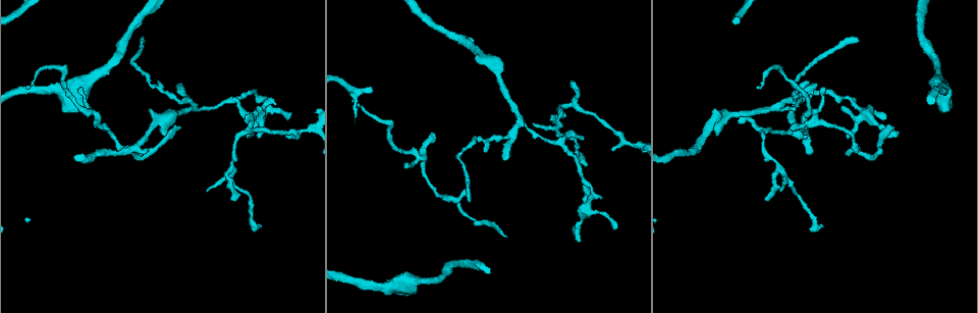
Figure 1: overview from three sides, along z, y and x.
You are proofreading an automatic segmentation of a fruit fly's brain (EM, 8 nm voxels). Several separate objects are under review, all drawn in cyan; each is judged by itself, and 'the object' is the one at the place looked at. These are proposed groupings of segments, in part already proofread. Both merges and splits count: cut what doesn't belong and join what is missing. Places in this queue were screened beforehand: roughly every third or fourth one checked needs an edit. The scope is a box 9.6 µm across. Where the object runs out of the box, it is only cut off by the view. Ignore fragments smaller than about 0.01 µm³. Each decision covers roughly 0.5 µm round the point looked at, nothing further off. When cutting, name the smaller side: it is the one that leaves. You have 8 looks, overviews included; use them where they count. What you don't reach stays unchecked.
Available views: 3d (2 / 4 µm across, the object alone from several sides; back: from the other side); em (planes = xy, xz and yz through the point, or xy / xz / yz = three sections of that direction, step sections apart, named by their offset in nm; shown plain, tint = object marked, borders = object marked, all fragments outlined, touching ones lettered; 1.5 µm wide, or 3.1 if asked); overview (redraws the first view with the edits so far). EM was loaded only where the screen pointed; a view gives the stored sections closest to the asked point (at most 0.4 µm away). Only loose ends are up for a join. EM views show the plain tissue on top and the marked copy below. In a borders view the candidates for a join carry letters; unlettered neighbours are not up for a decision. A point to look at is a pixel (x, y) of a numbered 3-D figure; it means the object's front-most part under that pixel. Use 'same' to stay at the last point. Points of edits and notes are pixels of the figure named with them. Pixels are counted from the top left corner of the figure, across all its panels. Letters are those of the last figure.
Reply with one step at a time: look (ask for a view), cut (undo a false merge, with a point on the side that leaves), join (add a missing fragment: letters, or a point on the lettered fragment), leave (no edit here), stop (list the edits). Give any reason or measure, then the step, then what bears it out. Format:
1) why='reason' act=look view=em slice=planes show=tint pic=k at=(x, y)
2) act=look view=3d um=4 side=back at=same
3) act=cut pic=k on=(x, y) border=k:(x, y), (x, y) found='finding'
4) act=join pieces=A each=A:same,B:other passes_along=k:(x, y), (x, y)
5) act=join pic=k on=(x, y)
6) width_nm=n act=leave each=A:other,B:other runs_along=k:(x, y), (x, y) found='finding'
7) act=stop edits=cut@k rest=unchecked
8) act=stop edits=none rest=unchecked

why='thin end' act=look view=em slice=planes show=tint pic=1 at=(246, 123)

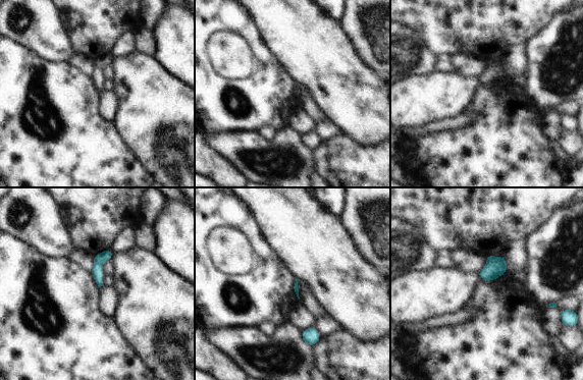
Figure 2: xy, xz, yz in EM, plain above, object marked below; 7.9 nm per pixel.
act=look view=em slice=planes show=borders at=same

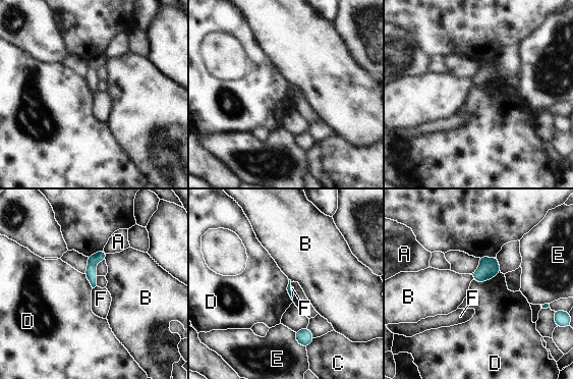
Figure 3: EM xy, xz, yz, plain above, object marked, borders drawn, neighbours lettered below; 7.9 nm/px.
act=leave each=A:other,B:other,C:other,D:other,E:other,F:other border=3:(500, 271), (484, 281), (473, 280) found='none of them fits'

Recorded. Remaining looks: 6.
why='thin neck' act=look view=em slice=xy step=8 show=tint pic=1 at=(801, 99)

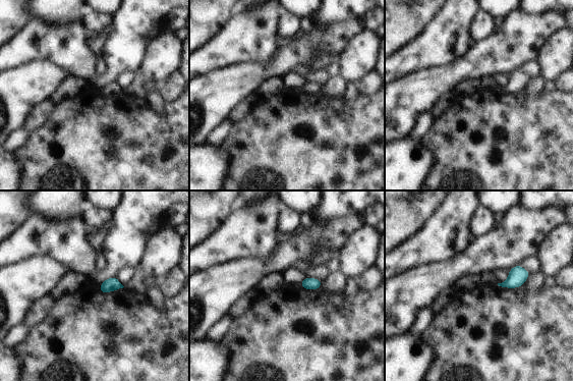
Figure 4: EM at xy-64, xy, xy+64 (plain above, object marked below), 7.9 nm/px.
why='cut it another way' act=look view=em slice=planes show=tint at=same

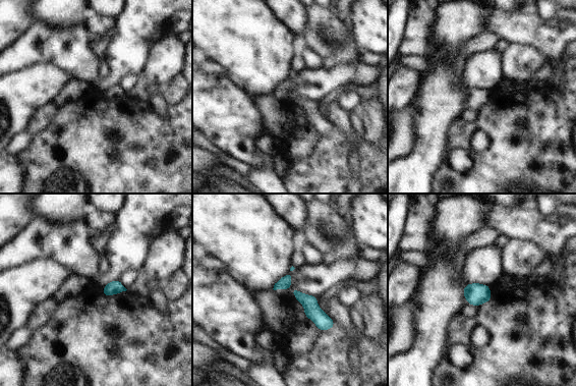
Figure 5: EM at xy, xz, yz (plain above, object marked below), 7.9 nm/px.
why='what lies round it' act=look view=em slice=planes show=borders at=same

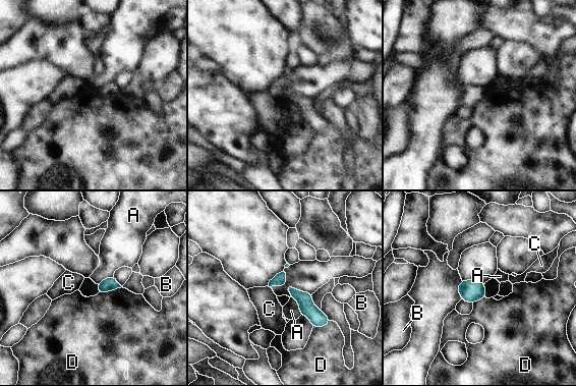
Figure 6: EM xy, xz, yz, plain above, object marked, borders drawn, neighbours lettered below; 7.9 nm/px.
act=leave each=A:other,B:other,C:other,D:other runs_along=6:(292, 290), (322, 320), (326, 321) found='continuous, no second neuron'

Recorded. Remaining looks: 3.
why='thin end' act=look view=em slice=xz step=4 show=tint pic=1 at=(505, 235)

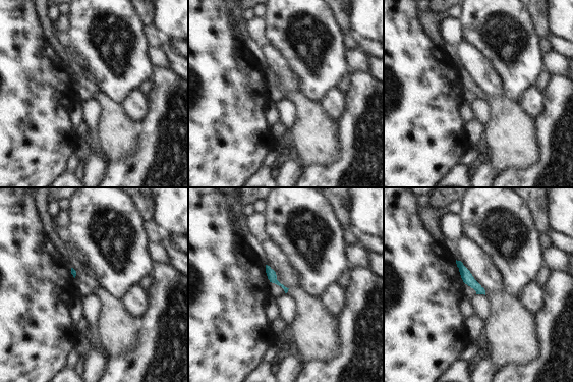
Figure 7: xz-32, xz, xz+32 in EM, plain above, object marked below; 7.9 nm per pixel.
act=look view=em slice=xz step=4 show=borders at=same

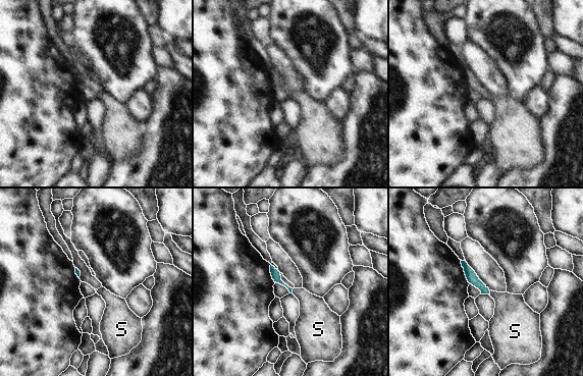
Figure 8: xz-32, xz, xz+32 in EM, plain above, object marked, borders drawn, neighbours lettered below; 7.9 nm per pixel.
longest_contact=S:50nm act=join pieces=S each=S:same found='the neuron continues'

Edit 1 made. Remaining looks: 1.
act=stop edits=join@8 rest=unchecked

